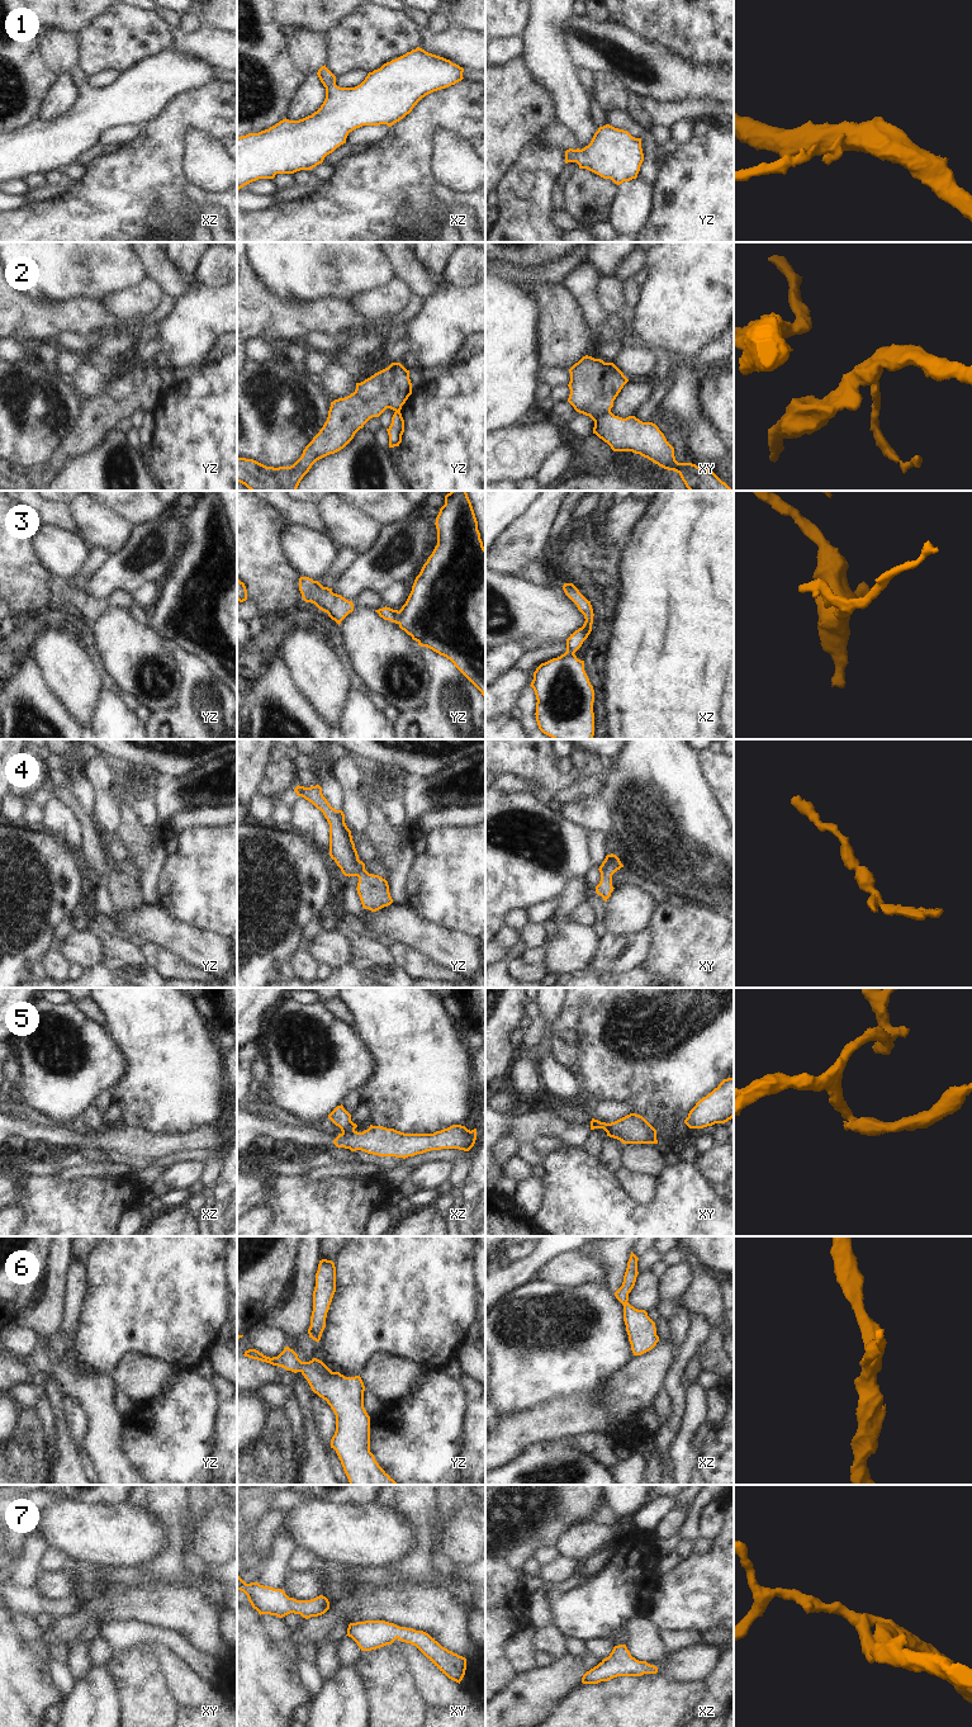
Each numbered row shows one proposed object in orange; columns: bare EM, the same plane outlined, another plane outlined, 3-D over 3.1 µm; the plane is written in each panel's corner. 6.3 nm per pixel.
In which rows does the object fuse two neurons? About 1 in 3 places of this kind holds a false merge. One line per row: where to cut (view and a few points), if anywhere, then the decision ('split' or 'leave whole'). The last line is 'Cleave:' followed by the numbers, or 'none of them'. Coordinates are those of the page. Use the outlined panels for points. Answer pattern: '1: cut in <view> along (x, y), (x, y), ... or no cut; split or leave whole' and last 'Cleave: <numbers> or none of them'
1: no cut; leave whole
2: cut in xy along (610, 410), (593, 420); split
3: no cut; leave whole
4: no cut; leave whole
5: cut in xz along (354, 1129), (349, 1132), (342, 1132); split
6: no cut; leave whole
7: no cut; leave whole
Cleave: 2, 5

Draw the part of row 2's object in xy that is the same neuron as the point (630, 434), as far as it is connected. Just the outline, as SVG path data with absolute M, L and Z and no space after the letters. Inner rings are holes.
M610 411L594 420L593 434L613 451L632 451L677 472L689 491L732 491L713 472L692 463L678 463L674 448L653 422L643 422L635 416L622 418Z

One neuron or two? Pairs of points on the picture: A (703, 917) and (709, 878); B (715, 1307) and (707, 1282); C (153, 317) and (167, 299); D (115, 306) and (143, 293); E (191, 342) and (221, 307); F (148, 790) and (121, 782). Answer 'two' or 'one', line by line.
A: two
B: one
C: one
D: one
E: one
F: one

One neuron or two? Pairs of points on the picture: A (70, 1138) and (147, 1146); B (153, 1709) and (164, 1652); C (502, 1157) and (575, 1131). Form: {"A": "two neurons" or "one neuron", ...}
{"A": "one neuron", "B": "two neurons", "C": "two neurons"}

